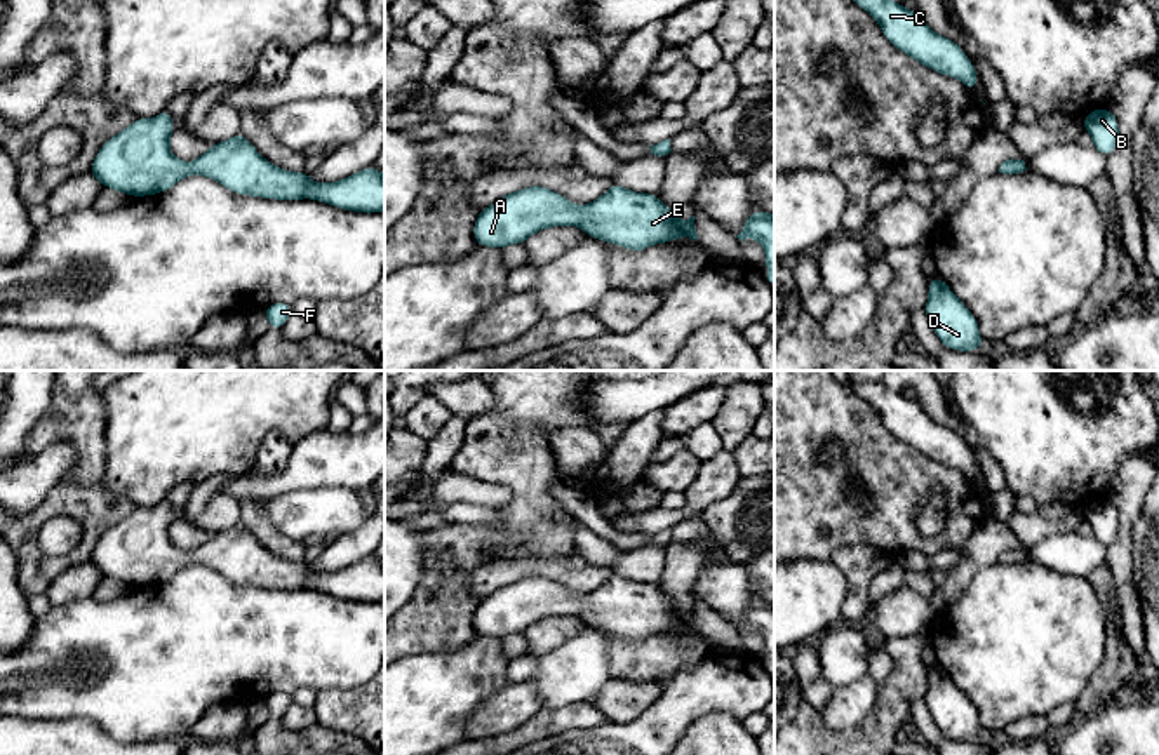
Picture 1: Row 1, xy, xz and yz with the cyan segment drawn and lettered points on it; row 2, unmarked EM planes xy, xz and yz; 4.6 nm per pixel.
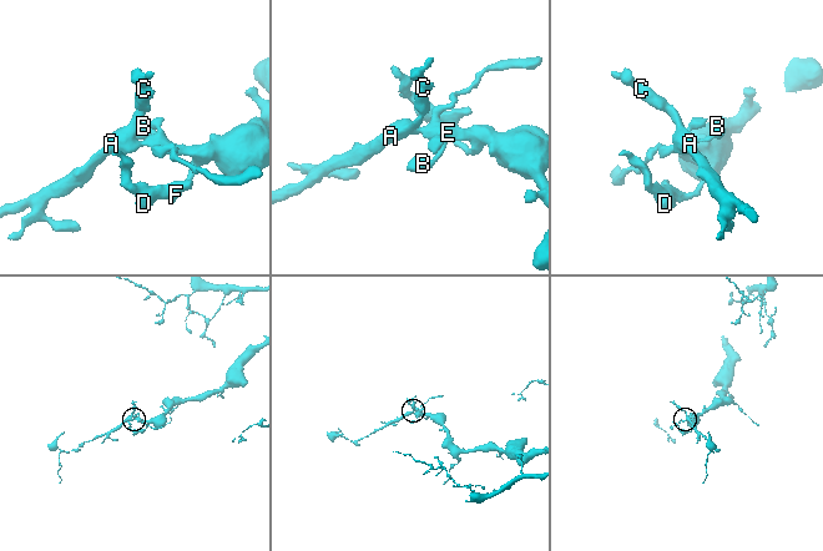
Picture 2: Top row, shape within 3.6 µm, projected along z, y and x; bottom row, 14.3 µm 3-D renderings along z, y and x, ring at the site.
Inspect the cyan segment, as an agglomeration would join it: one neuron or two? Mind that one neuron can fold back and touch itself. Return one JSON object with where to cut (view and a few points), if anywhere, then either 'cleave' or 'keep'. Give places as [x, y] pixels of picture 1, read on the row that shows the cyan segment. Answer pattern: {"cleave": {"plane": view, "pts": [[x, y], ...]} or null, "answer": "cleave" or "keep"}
{"cleave": null, "answer": "keep"}

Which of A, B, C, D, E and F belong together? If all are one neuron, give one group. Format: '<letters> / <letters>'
A B C D E F

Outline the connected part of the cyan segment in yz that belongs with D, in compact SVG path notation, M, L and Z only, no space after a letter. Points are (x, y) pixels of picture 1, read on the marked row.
M936 275L929 277L929 292L924 311L945 348L959 351L975 351L983 348L983 339L975 315Z

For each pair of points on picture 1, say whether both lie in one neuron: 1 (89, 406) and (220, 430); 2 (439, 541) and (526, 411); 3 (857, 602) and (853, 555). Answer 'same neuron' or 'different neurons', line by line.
1: different neurons
2: same neuron
3: same neuron

